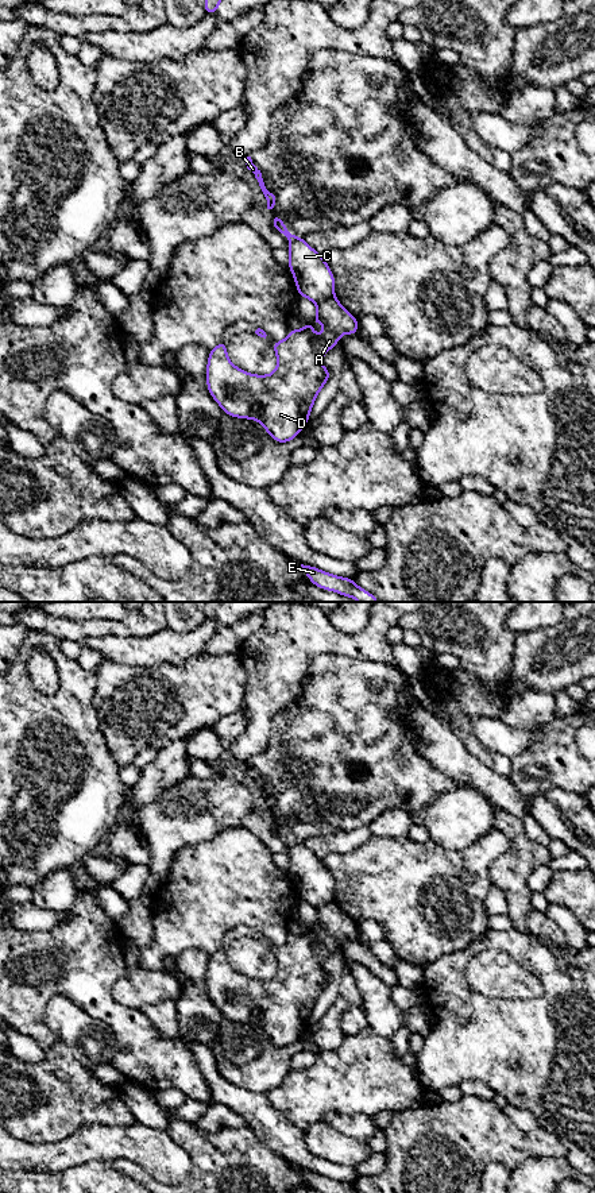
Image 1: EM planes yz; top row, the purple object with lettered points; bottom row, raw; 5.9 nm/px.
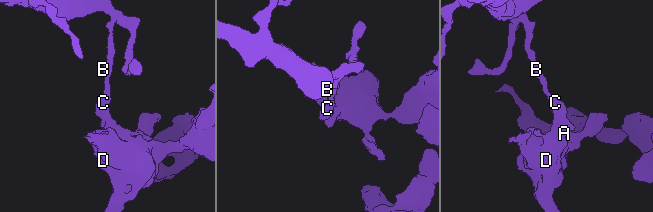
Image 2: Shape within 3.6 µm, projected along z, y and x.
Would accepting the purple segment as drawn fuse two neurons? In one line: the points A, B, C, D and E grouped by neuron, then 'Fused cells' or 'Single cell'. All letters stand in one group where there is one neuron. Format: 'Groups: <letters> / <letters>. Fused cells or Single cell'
Groups: A D E / B C. Fused cells

